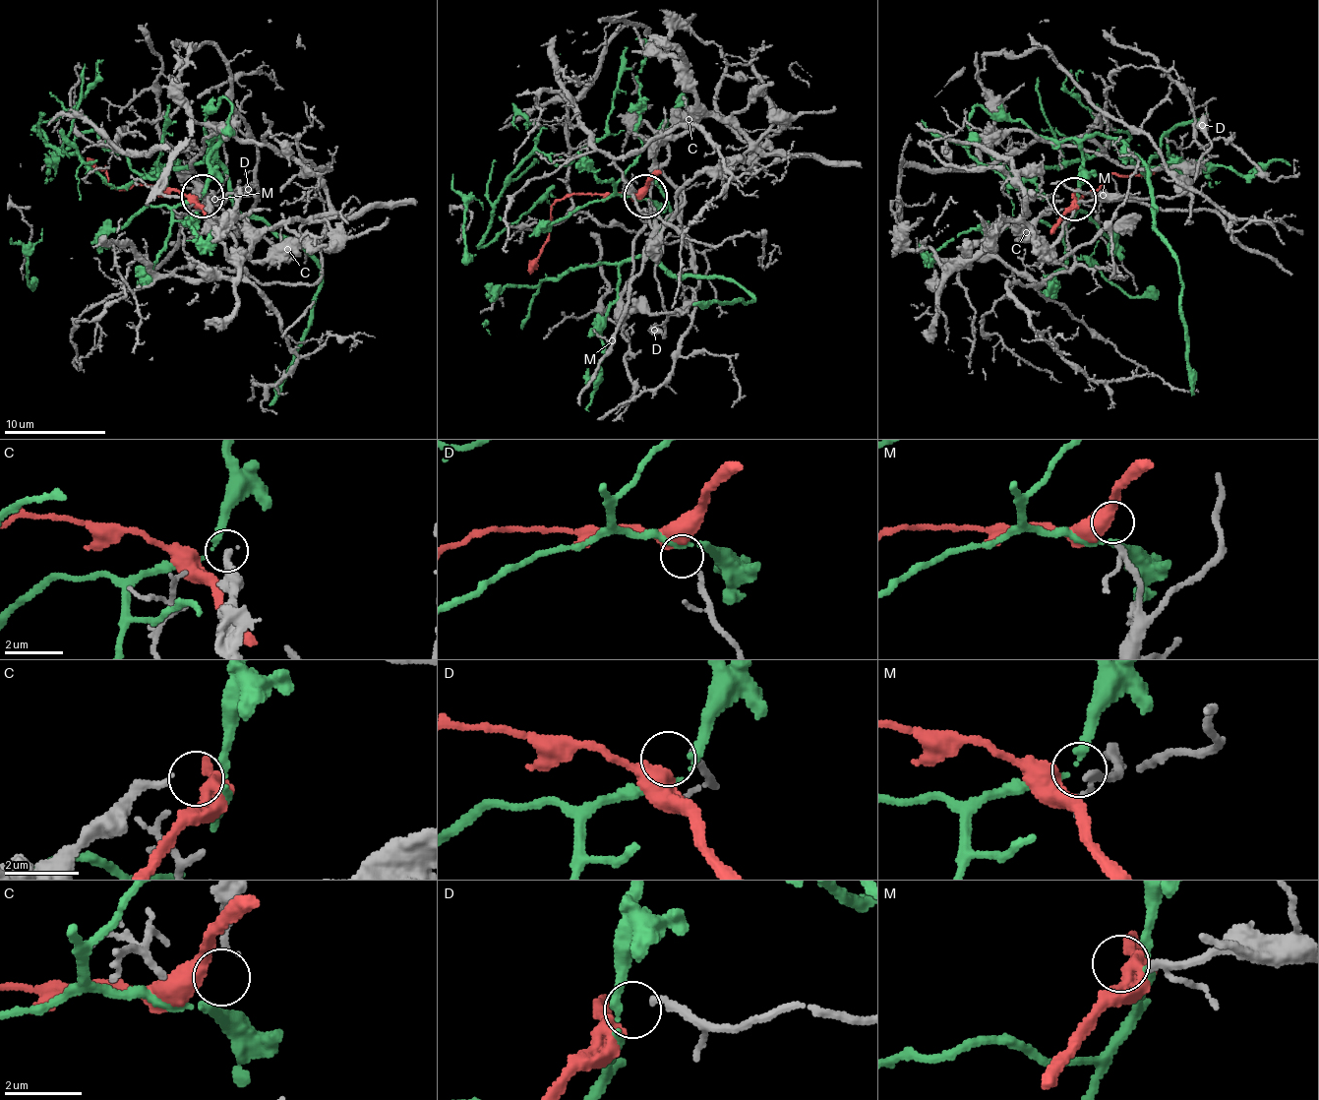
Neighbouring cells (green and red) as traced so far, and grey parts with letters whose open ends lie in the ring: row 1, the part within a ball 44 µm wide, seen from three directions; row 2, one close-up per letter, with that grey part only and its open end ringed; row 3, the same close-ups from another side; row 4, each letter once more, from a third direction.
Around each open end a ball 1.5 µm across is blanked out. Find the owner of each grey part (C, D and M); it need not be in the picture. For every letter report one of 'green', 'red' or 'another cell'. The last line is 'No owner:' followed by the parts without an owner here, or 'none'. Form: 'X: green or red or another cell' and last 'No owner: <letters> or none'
C: another cell
D: red
M: another cell
No owner: C, M

